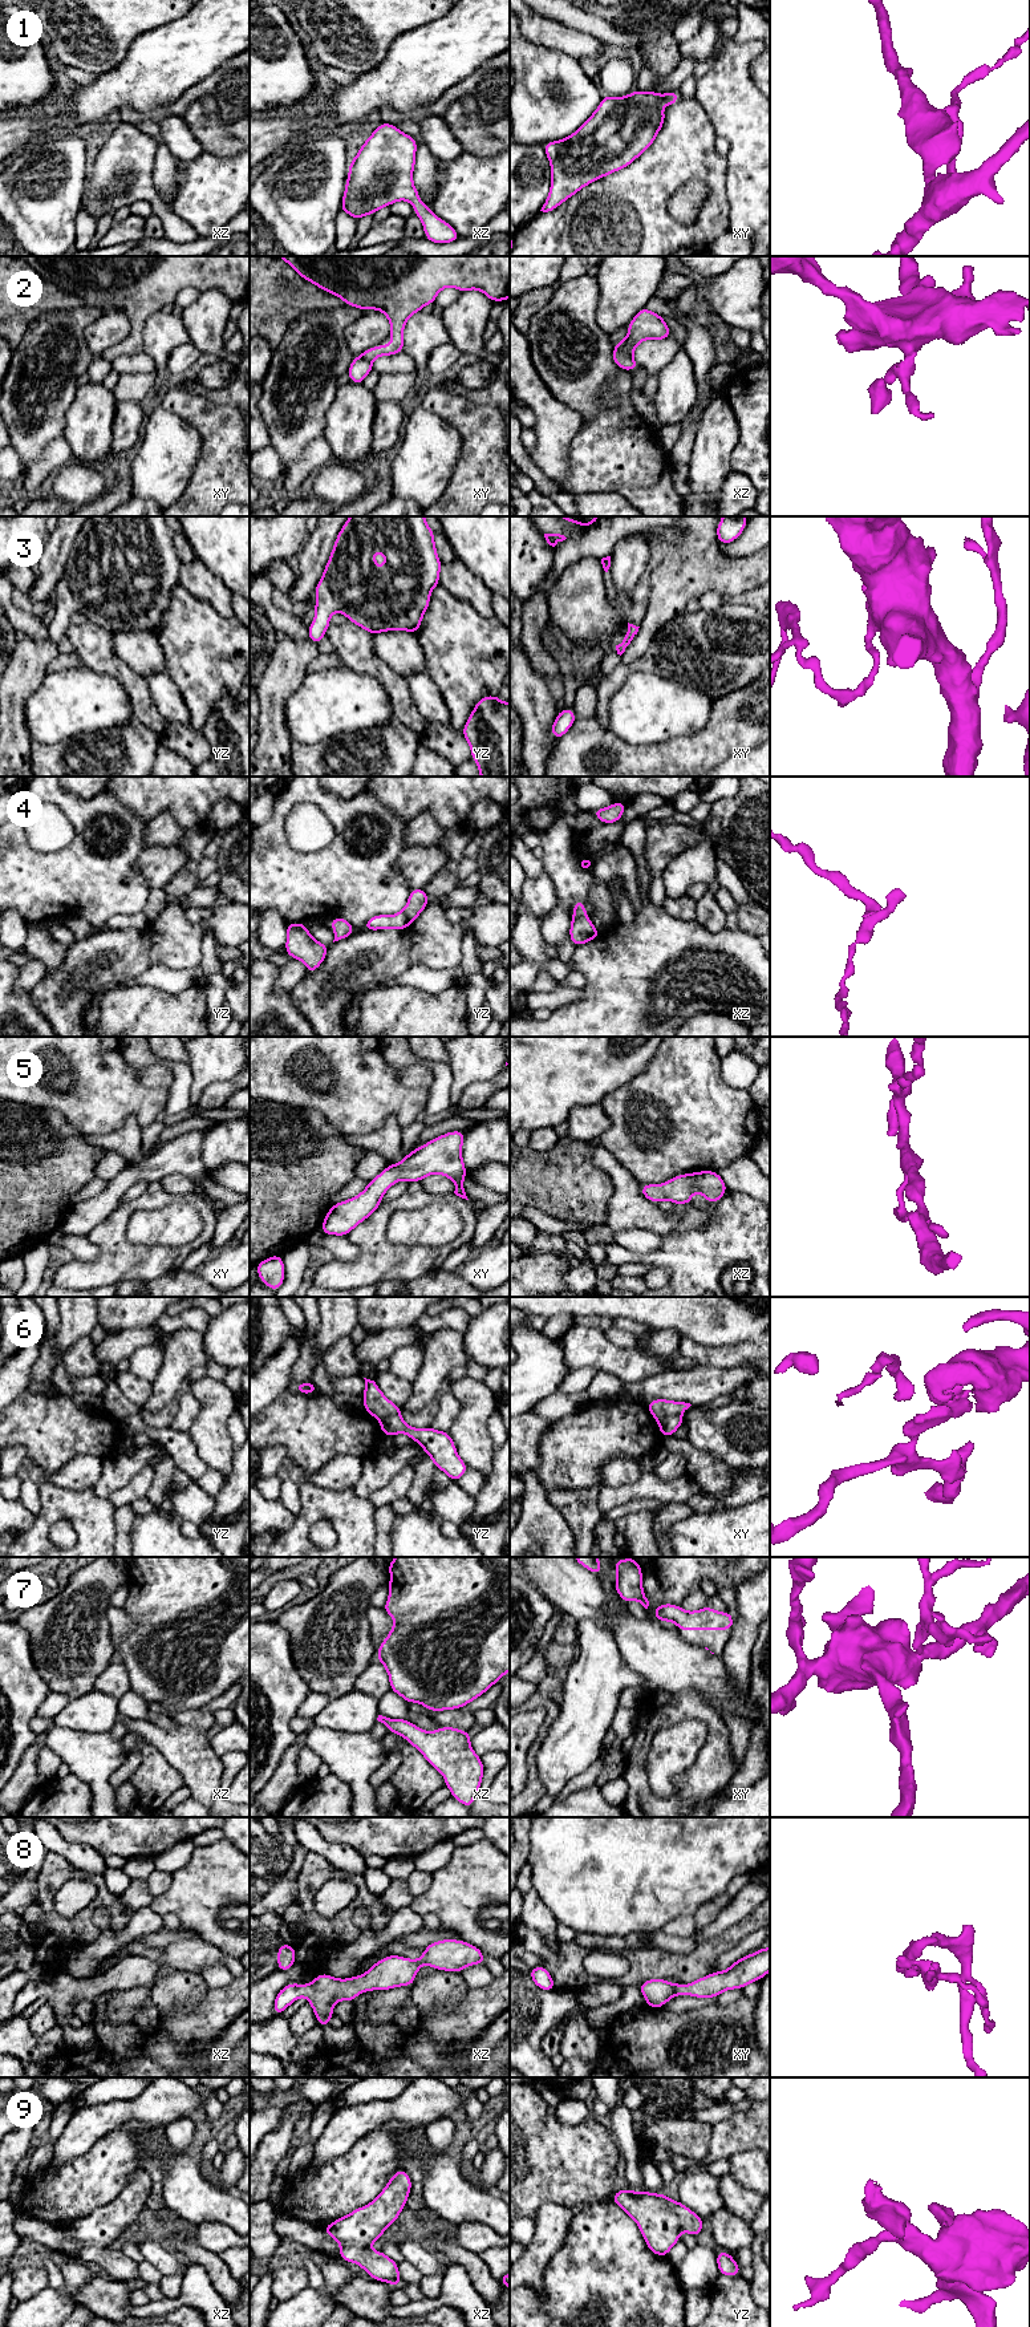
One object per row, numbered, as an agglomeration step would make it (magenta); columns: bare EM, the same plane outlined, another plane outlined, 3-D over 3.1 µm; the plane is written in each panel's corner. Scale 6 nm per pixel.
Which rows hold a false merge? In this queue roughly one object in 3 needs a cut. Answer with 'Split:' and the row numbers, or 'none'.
Split: 2, 6

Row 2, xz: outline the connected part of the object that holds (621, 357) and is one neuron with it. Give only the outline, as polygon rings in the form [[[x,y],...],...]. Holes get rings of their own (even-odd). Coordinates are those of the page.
[[[628,337],[615,344],[612,358],[615,364],[623,370],[634,370],[640,368],[640,365],[633,360],[633,357],[628,352]]]

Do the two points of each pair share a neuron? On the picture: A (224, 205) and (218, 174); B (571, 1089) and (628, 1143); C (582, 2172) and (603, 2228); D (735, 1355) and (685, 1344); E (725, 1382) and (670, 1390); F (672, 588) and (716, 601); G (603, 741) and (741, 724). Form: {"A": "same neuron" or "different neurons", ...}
{"A": "same neuron", "B": "different neurons", "C": "different neurons", "D": "same neuron", "E": "same neuron", "F": "different neurons", "G": "same neuron"}

